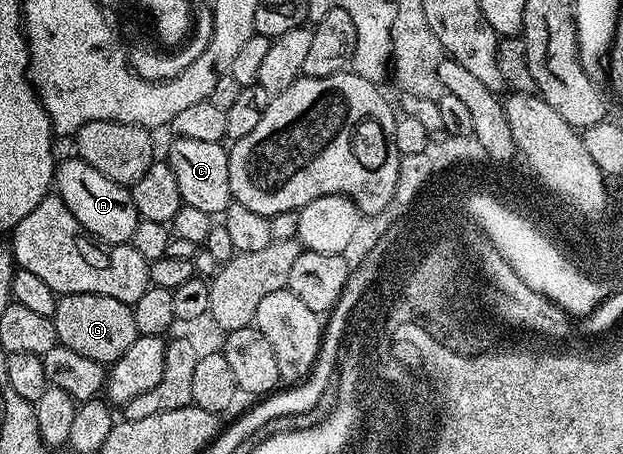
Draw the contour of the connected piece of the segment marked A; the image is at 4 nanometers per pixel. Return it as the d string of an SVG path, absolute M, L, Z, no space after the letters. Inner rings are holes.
M71 155L67 161L57 162L53 188L57 197L64 199L64 207L76 215L91 237L106 245L125 245L132 239L132 231L136 231L140 218L127 186L112 183L108 175L100 175L96 167L88 167L81 157Z

